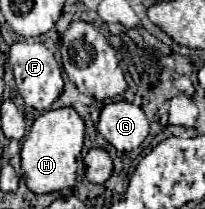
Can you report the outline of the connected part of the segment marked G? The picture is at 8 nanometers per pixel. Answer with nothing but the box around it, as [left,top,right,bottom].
[98,101,148,151]

